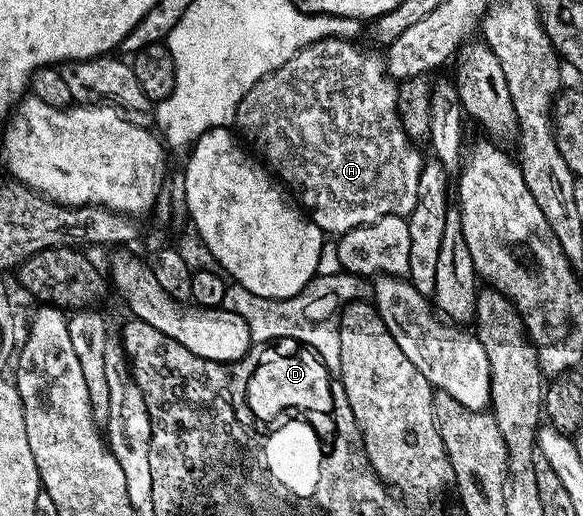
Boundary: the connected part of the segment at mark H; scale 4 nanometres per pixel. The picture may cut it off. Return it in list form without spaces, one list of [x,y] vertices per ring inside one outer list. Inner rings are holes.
[[[322,39],[316,43],[310,43],[289,61],[285,61],[285,65],[281,65],[281,69],[269,73],[261,81],[257,81],[257,85],[253,85],[253,89],[249,89],[249,93],[245,93],[235,114],[235,123],[240,131],[238,134],[248,144],[251,142],[257,150],[263,151],[262,162],[276,176],[280,175],[278,178],[290,188],[294,198],[301,204],[302,210],[323,232],[331,234],[332,231],[332,236],[335,237],[342,235],[345,231],[351,231],[355,227],[364,227],[367,223],[375,223],[387,215],[410,216],[411,210],[415,208],[419,200],[419,178],[425,162],[424,156],[421,157],[414,151],[416,148],[407,138],[405,129],[402,128],[402,122],[398,115],[399,83],[388,75],[388,64],[385,62],[384,56],[380,52],[378,55],[375,51],[366,51],[357,44],[358,42],[349,39]]]

